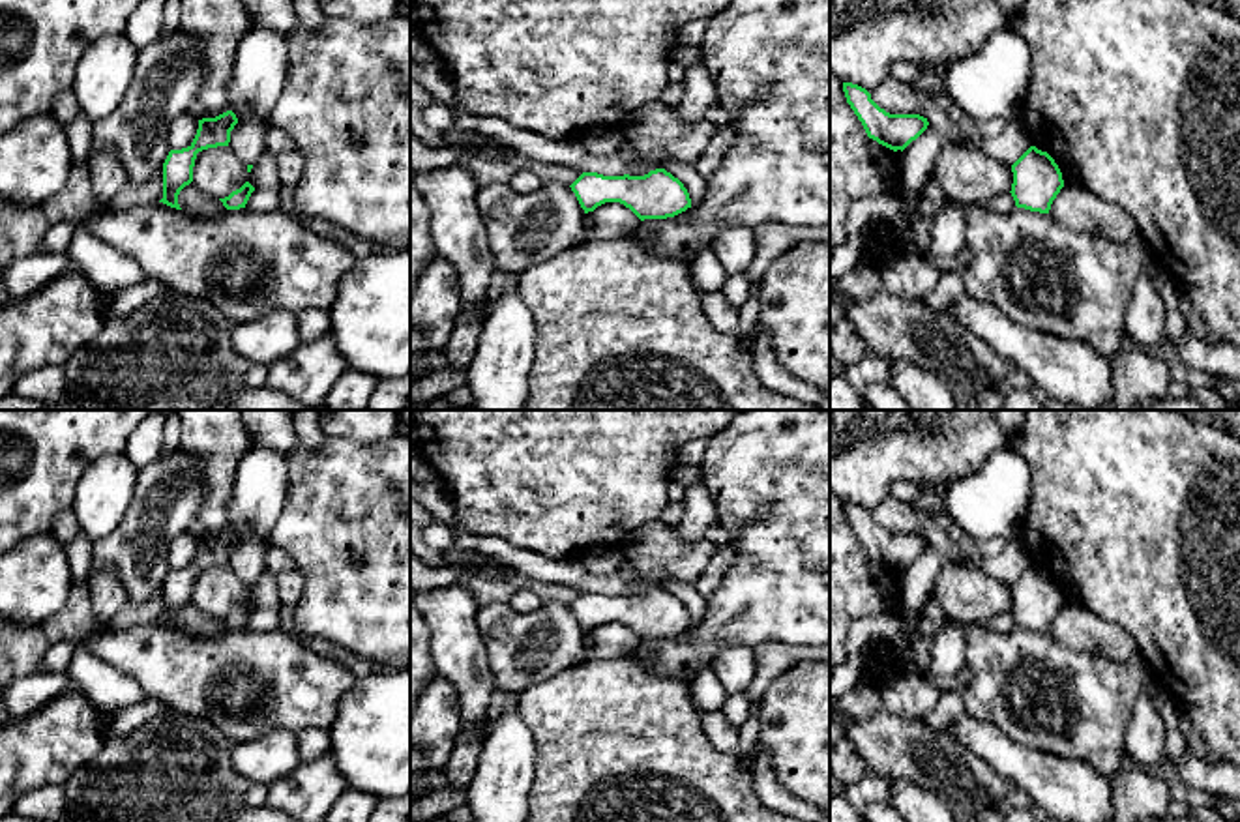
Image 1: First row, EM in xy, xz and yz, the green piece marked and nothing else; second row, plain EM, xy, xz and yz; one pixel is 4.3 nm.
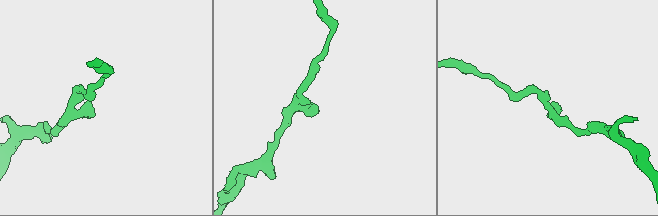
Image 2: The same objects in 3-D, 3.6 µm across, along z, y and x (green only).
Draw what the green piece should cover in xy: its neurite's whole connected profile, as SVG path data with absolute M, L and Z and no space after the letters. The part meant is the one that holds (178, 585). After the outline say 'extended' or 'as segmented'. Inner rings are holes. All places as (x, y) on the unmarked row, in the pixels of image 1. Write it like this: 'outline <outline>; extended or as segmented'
outline M232 530L215 537L199 539L193 562L182 569L170 569L163 582L163 618L159 622L182 629L178 624L180 610L193 601L197 573L208 567L229 565L230 550L238 543Z; as segmented

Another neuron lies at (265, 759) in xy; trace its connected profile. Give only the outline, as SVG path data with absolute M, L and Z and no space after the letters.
M273 728L245 743L234 743L230 760L234 770L249 783L264 783L270 786L298 766L296 734Z

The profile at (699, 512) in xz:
M702 483L686 487L682 498L684 515L676 524L676 530L686 543L693 543L704 537L706 530L717 522L717 509L712 494Z

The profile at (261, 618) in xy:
M279 607L277 609L255 609L245 624L251 631L273 631L279 629Z

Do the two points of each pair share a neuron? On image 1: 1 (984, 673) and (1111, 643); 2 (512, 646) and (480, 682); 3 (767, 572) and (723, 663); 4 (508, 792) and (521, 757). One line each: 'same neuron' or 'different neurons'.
1: different neurons
2: different neurons
3: different neurons
4: same neuron

